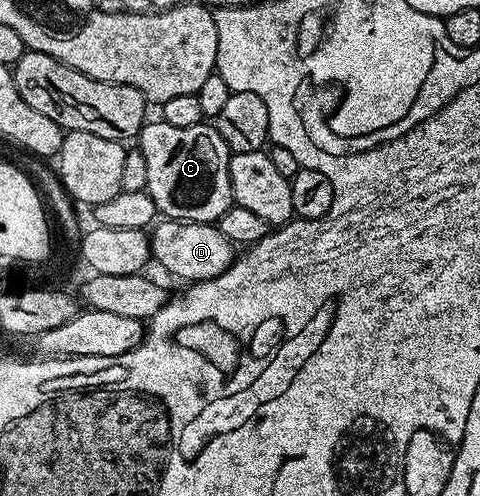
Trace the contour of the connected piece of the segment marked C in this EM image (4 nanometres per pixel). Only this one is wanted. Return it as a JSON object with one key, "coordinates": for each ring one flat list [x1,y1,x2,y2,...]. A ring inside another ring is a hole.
{"coordinates":[[162,119,148,120,139,131,137,147,141,155,145,155,145,168,149,175,146,196,151,197,156,210,164,218,209,225,218,222,219,217,231,208,229,163,232,152,214,124,173,127]]}

